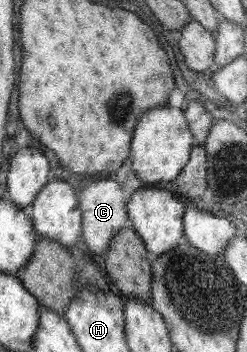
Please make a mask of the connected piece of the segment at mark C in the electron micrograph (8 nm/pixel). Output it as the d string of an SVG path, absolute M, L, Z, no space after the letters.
M110 177L96 180L78 191L78 204L82 213L80 237L90 251L100 256L106 252L110 239L126 223L126 209L124 209L124 199L120 193L122 193L120 185L116 181L110 181Z

